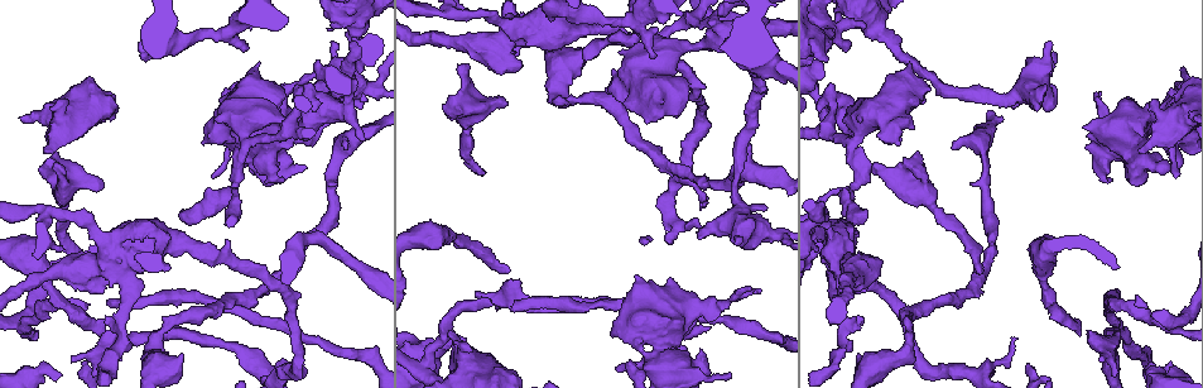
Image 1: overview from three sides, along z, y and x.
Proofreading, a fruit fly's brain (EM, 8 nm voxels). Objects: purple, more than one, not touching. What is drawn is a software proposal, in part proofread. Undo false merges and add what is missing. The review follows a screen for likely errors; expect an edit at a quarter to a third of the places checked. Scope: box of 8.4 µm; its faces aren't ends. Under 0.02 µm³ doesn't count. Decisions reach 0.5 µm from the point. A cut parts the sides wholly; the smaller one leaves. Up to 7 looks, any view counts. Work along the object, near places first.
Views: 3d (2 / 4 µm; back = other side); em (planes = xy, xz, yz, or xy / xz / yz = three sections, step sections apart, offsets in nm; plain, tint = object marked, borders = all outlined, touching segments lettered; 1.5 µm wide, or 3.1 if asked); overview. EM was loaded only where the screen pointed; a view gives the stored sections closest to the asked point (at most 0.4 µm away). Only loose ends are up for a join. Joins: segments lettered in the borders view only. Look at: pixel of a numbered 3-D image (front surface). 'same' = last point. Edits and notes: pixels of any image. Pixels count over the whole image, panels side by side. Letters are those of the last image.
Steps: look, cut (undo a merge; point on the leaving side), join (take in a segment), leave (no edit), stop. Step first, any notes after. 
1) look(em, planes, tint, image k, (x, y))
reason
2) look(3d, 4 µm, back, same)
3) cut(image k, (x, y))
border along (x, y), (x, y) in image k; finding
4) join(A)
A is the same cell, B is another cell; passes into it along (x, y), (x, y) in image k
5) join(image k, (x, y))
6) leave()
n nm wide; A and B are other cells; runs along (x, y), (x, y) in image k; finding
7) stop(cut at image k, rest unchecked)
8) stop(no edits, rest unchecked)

look(3d, 2 µm, image 1, (1073, 322))
an open end

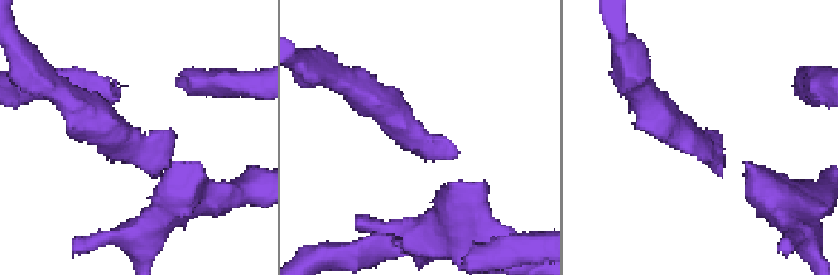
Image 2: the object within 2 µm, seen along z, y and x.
look(em, xy, step 4, tint, image 2, (171, 132))
shape alone is not enough

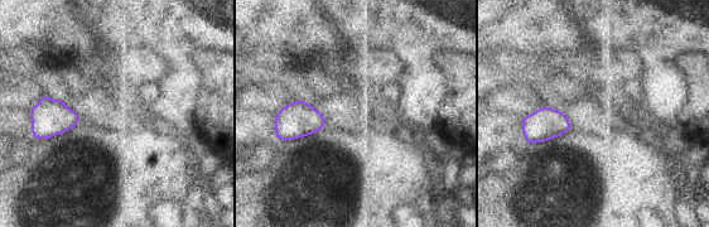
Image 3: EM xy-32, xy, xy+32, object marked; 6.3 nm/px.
look(em, planes, borders, same)

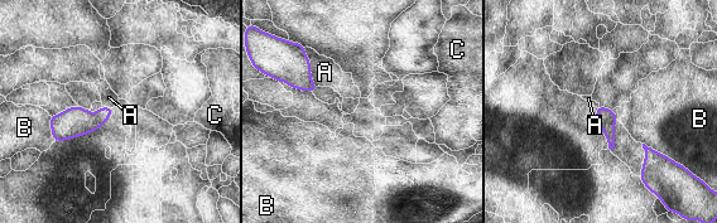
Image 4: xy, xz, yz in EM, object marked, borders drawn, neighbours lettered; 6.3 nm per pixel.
leave()
A, B and C are other cells; border along (643, 142), (665, 154), (675, 163) in image 4; none of them fits

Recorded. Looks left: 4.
look(3d, 4 µm, image 1, (979, 272))
free end

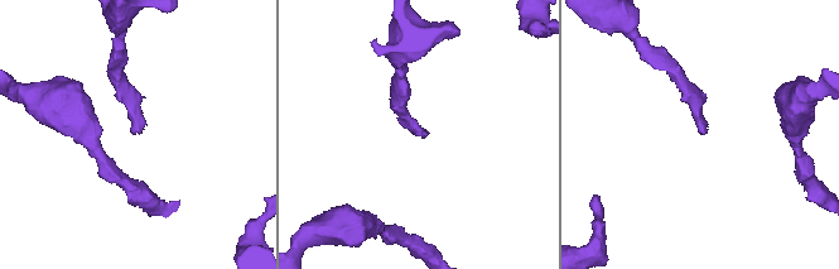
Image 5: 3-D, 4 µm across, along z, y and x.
look(em, yz, step 8, tint, image 5, (703, 134))
need the tissue

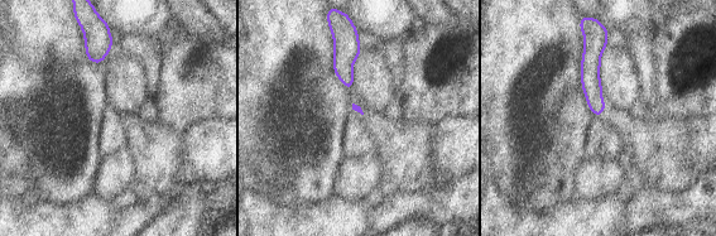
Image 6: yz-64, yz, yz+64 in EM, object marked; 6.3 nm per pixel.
look(em, planes, borders, same)
another direction

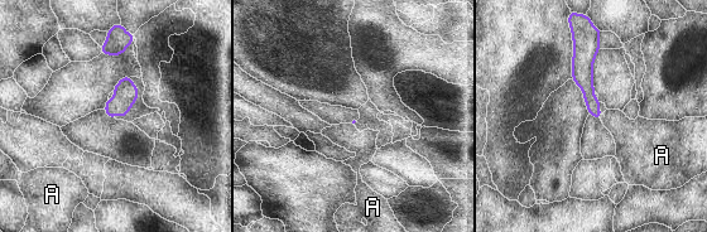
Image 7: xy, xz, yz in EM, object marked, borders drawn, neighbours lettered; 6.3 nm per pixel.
join(image 7, (634, 138))
A touches over 40 nm; A is the same cell; passes into it along (585, 81), (601, 116), (634, 138) in image 7; the neuron continues

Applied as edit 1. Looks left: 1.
stop(join at image 7, rest unchecked)

